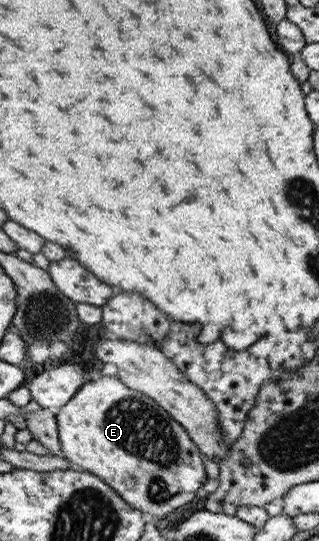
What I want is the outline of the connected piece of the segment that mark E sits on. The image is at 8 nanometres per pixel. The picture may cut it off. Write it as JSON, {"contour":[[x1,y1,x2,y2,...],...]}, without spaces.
{"contour":[[102,376,96,381,84,382,80,389,76,391,75,395,61,408,60,411,55,412,57,428,60,440,60,451,64,453,64,457,76,469,88,471,103,479,126,503,133,508,140,510,148,518,159,519,164,518,168,513,176,511,178,507,186,505,196,500,196,491,199,487,207,482,208,477,204,469,204,456,200,449,196,447,196,443,190,439,188,431,184,429,168,412,162,407,159,407,154,399,143,395,140,391,133,390,131,387,124,385,118,376]]}

